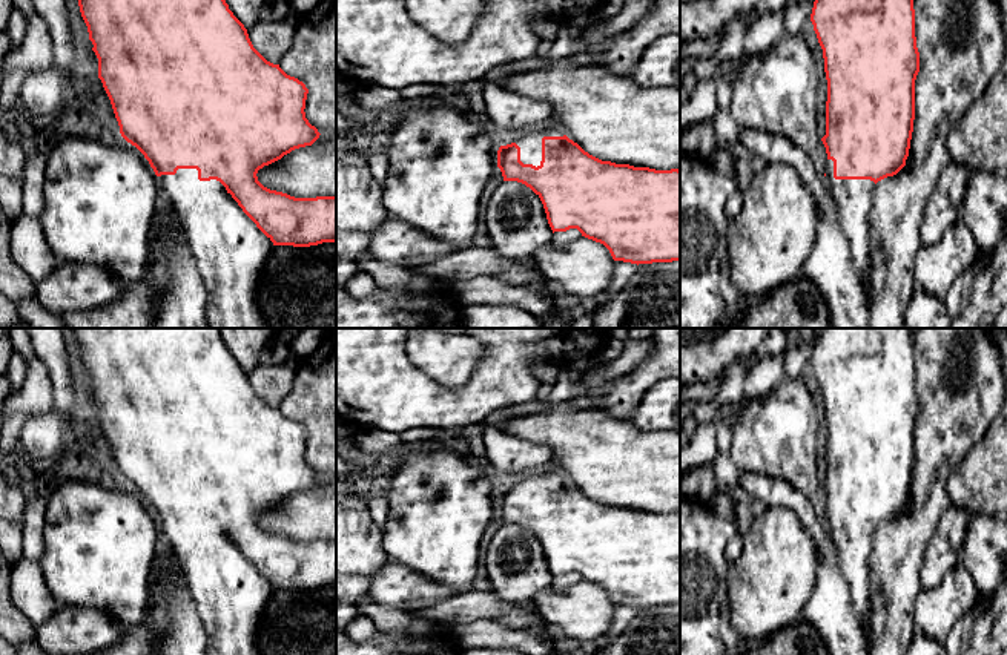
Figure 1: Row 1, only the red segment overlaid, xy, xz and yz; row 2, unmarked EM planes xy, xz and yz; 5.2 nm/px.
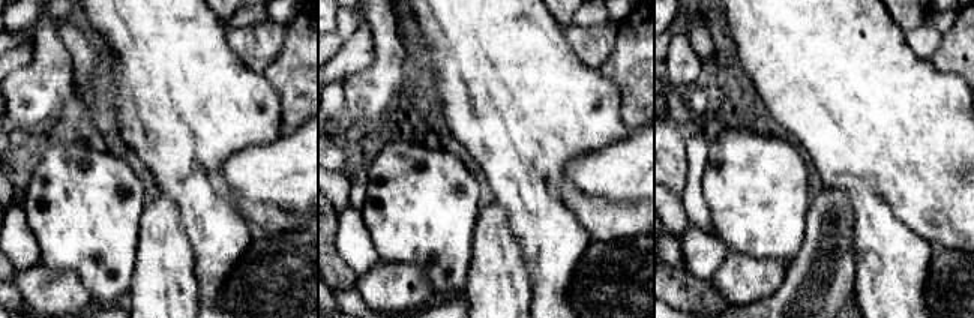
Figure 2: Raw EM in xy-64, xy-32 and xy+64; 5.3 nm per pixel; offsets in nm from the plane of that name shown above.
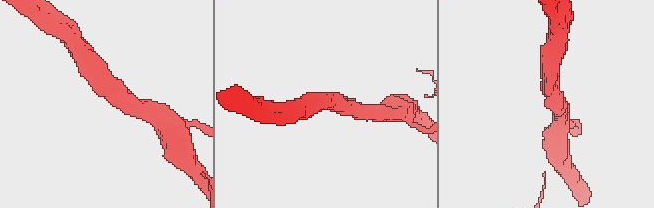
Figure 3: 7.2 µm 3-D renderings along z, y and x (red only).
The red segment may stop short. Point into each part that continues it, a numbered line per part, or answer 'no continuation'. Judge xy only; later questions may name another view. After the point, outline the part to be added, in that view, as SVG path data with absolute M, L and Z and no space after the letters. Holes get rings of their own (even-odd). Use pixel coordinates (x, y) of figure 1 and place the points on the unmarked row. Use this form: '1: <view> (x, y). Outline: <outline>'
1: xy (231, 594). Outline: M178 512L175 518L157 520L180 557L206 637L207 655L259 655L256 630L273 586L243 555L216 525L200 525L196 512Z

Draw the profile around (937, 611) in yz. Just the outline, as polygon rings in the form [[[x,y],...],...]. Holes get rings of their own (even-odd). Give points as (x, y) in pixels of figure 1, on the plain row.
[[[959,558],[936,588],[921,589],[915,601],[916,627],[944,644],[956,621],[975,606],[978,595],[975,580]]]

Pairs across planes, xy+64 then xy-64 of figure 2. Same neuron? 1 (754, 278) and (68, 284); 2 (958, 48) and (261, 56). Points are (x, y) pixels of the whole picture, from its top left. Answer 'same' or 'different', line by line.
1: same
2: different

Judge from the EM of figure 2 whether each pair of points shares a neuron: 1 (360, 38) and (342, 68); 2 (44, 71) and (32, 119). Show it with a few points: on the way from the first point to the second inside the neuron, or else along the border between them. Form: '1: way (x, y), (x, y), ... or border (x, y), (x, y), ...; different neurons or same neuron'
1: way (360, 45), (348, 60); same neuron
2: way (44, 83), (33, 96), (32, 107); same neuron

